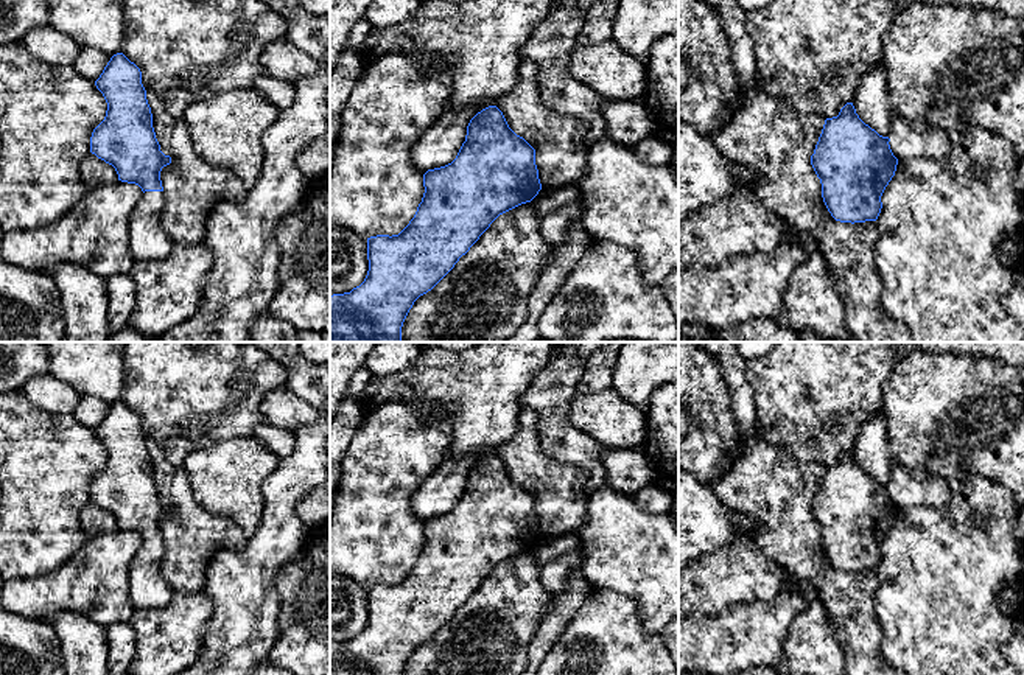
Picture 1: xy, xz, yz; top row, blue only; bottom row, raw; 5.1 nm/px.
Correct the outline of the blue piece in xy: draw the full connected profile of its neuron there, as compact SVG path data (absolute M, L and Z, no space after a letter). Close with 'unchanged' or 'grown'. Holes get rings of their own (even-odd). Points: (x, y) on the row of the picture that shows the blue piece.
M123 53L110 58L95 81L107 110L93 129L90 152L112 165L118 180L135 184L143 196L129 221L129 247L135 261L165 260L174 246L160 226L165 193L160 171L171 157L160 151L140 68Z | grown

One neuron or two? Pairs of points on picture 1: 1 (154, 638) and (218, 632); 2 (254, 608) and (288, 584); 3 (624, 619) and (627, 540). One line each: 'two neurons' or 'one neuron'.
1: two neurons
2: two neurons
3: two neurons

